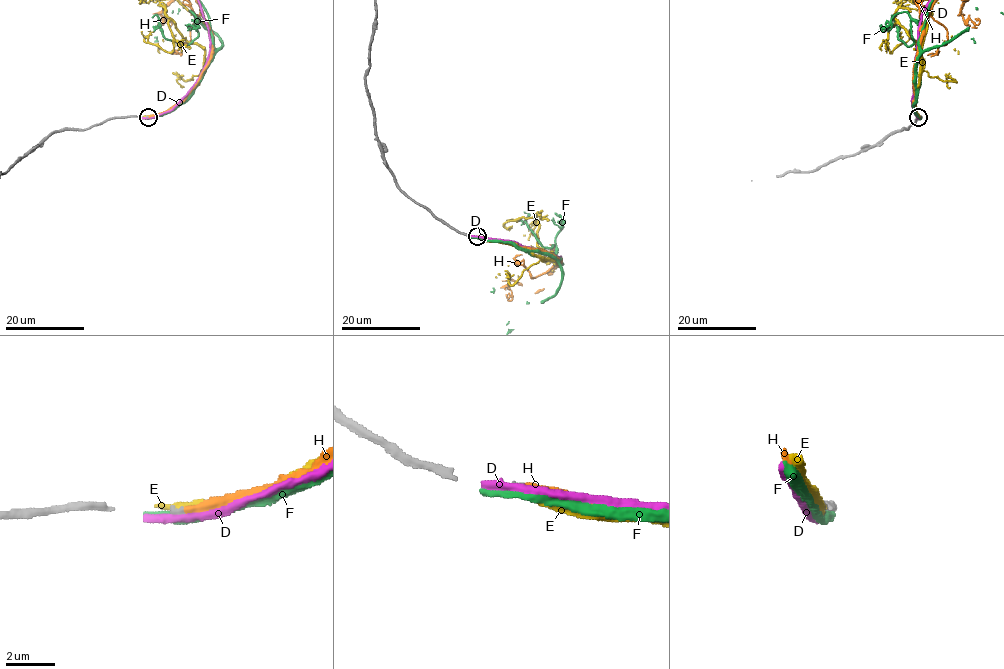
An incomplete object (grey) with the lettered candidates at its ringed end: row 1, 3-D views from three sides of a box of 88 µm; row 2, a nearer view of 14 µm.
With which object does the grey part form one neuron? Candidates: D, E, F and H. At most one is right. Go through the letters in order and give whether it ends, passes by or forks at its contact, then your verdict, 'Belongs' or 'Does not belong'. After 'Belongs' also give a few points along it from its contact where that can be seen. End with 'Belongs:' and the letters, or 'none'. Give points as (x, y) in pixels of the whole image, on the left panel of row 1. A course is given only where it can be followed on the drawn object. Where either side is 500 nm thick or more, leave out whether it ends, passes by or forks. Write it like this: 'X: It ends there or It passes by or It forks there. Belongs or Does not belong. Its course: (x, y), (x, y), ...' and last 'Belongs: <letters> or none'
D: It passes by. Does not belong
E: It ends there. Does not belong
F: It passes by. Does not belong
H: It ends there. Belongs
Belongs: H

